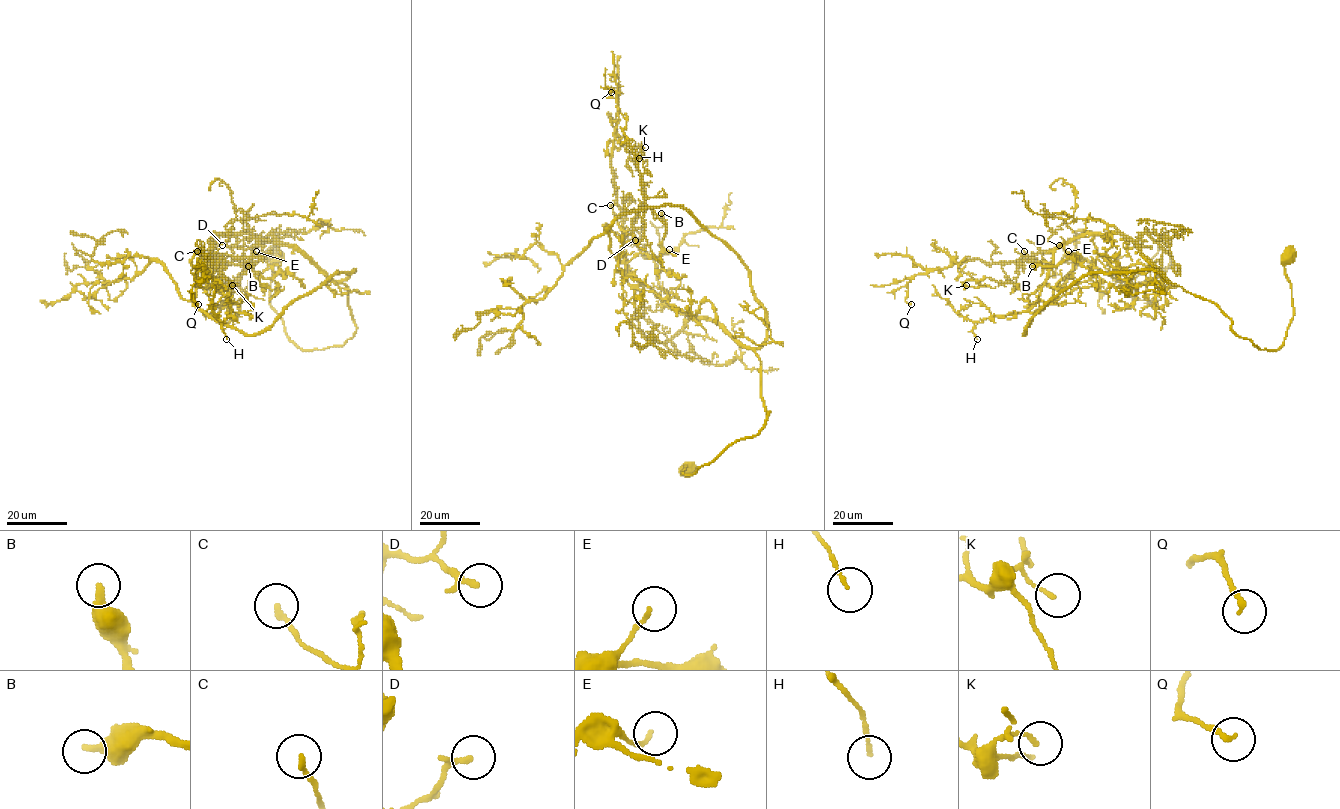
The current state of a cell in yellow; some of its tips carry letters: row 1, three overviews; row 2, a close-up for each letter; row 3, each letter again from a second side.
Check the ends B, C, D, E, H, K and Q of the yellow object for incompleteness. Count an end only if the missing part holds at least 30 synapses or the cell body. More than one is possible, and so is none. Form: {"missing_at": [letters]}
{"missing_at": ["B", "D"]}

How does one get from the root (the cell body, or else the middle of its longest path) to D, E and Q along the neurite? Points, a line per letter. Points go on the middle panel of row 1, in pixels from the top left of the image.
D: (687, 470), (761, 430), (769, 413), (761, 363), (714, 322), (675, 312), (642, 283), (623, 254), (635, 240)
E: (687, 470), (761, 430), (766, 313), (744, 261), (681, 206), (606, 230), (621, 261), (669, 249)
Q: (687, 470), (761, 430), (769, 413), (761, 363), (714, 322), (675, 312), (628, 269), (611, 92)

